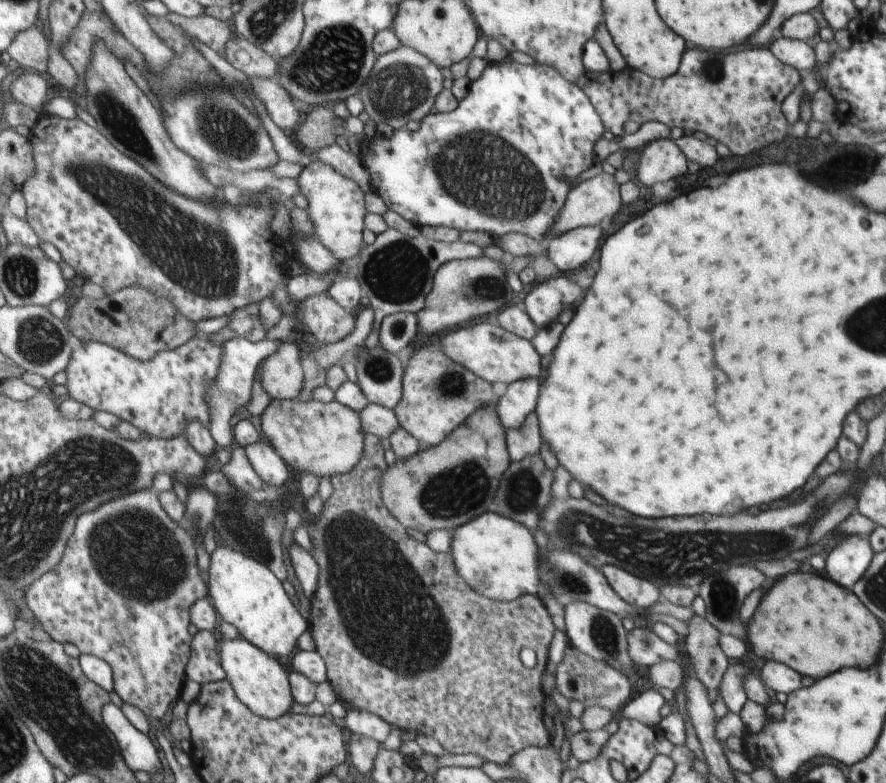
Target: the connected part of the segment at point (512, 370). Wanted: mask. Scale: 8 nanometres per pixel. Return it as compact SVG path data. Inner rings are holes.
M474 323L470 328L462 325L445 335L440 336L440 346L444 354L448 354L448 358L452 358L454 362L467 367L472 374L479 375L493 385L501 384L505 387L519 380L540 376L540 356L532 348L532 344L528 344L529 340L504 330L498 323Z

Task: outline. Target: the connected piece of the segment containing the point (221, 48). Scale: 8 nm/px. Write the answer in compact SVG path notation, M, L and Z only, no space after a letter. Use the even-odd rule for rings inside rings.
M169 11L166 16L172 22L184 26L192 36L205 43L219 56L228 61L227 43L234 35L232 25L209 15L190 18L190 16L182 16Z

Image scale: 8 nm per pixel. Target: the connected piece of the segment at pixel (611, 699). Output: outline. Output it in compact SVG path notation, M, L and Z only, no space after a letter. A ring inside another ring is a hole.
M568 644L565 650L566 657L556 668L556 684L560 694L570 702L578 700L584 708L590 706L600 706L607 708L614 715L618 714L622 706L630 701L630 682L626 673L622 673L618 668L604 662L591 660L584 655L581 650Z

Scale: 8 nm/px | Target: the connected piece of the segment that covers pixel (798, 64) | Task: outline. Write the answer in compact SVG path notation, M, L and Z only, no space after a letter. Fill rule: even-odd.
M777 36L774 38L770 49L780 62L797 68L802 74L812 72L816 66L814 49L805 41Z

